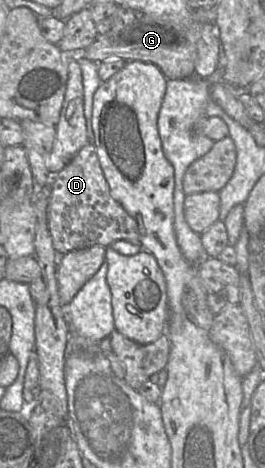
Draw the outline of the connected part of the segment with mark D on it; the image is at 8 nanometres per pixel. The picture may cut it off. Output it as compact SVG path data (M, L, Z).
M94 143L86 144L50 180L48 226L53 246L59 254L92 246L109 247L117 240L140 245L137 221L112 198Z

